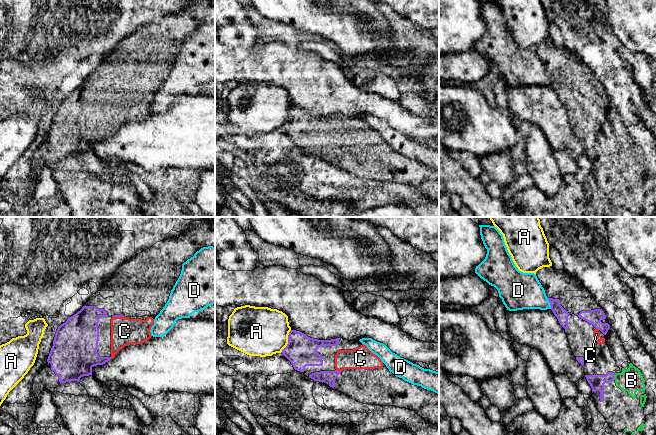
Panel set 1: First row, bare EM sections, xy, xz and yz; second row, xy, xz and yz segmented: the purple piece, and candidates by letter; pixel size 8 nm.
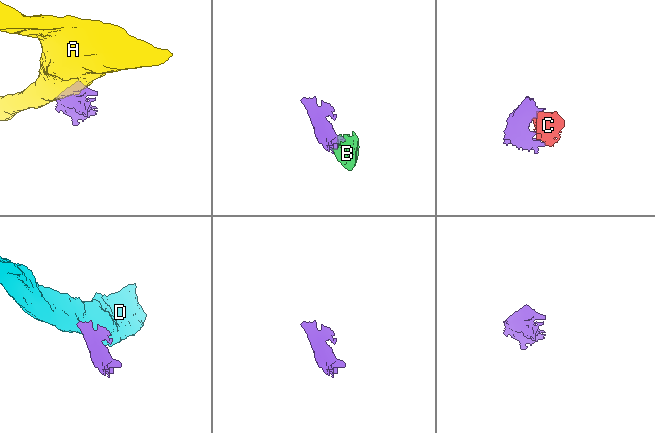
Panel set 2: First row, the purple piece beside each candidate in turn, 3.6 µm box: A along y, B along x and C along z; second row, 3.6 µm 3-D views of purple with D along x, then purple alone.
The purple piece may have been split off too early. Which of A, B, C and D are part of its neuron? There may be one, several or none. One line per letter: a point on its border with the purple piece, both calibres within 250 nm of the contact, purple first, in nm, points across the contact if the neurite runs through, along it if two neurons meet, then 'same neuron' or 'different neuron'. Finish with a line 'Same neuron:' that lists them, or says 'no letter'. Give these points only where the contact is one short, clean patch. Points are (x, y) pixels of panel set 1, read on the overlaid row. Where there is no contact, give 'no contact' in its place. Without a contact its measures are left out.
A: xz (288, 341) | 260/400 nm | different neuron
B: yz (613, 377) | 120/190 nm | same neuron
C: xz (339, 371) | 90/180 nm | same neuron
D: yz (550, 303) | 100/280 nm | along yz (546, 297), (551, 308) | different neuron
Same neuron: B, C

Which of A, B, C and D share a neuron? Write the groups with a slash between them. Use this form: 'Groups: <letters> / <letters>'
Groups: A / B C / D

